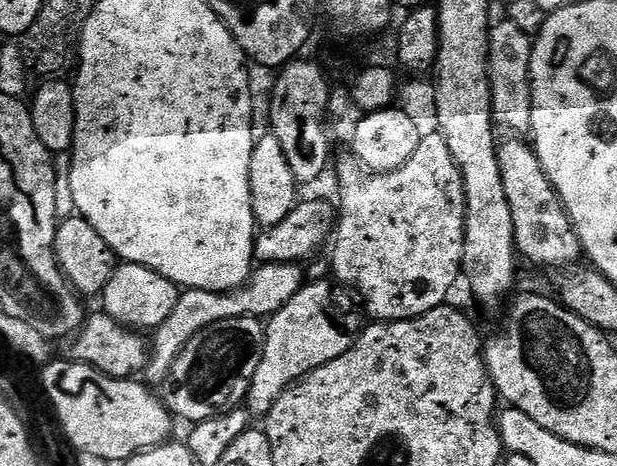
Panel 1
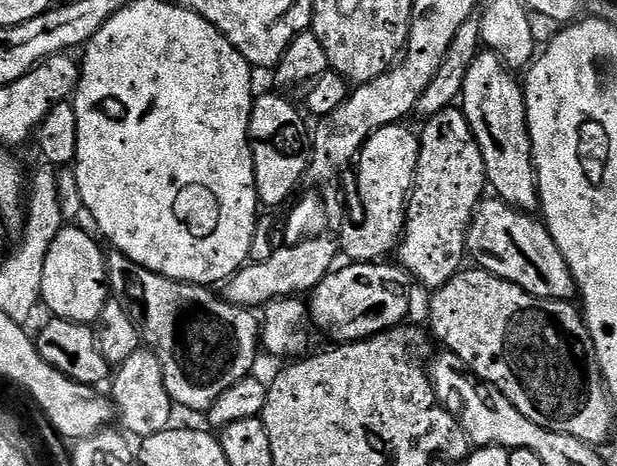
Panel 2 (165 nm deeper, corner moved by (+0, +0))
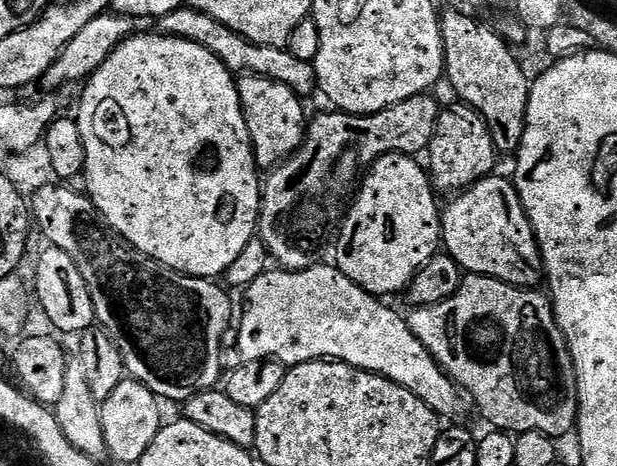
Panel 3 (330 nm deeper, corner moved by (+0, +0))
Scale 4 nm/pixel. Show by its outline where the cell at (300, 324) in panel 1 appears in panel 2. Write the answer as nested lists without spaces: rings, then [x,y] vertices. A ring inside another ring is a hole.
[[[348,262],[345,268],[337,267],[329,272],[327,278],[310,293],[311,323],[313,320],[332,342],[369,340],[379,332],[403,325],[412,304],[408,287],[413,287],[414,281],[399,263],[388,263]]]

